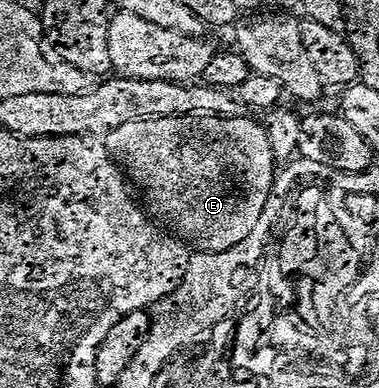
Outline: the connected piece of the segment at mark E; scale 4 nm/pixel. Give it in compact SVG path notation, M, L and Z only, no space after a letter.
M207 115L202 119L170 117L125 123L125 127L117 127L117 131L108 133L105 140L116 165L143 188L151 204L150 212L156 218L163 217L168 205L171 214L167 217L166 228L199 253L224 253L240 245L253 227L257 227L257 219L261 219L261 211L265 211L265 203L275 186L277 162L269 147L266 128L242 115L226 119L218 115Z

